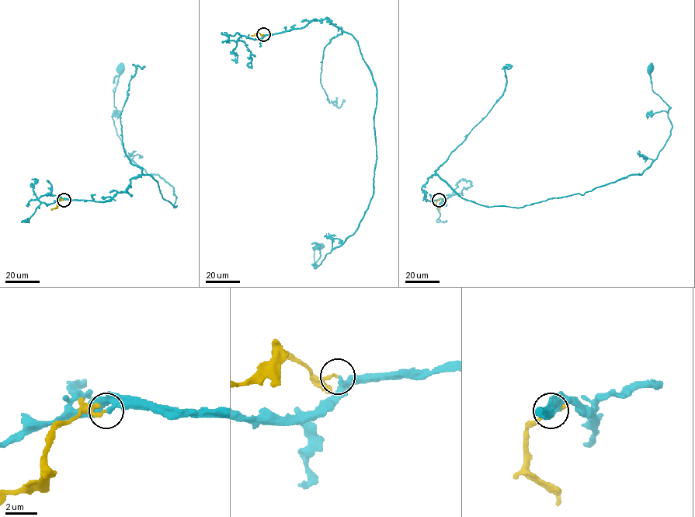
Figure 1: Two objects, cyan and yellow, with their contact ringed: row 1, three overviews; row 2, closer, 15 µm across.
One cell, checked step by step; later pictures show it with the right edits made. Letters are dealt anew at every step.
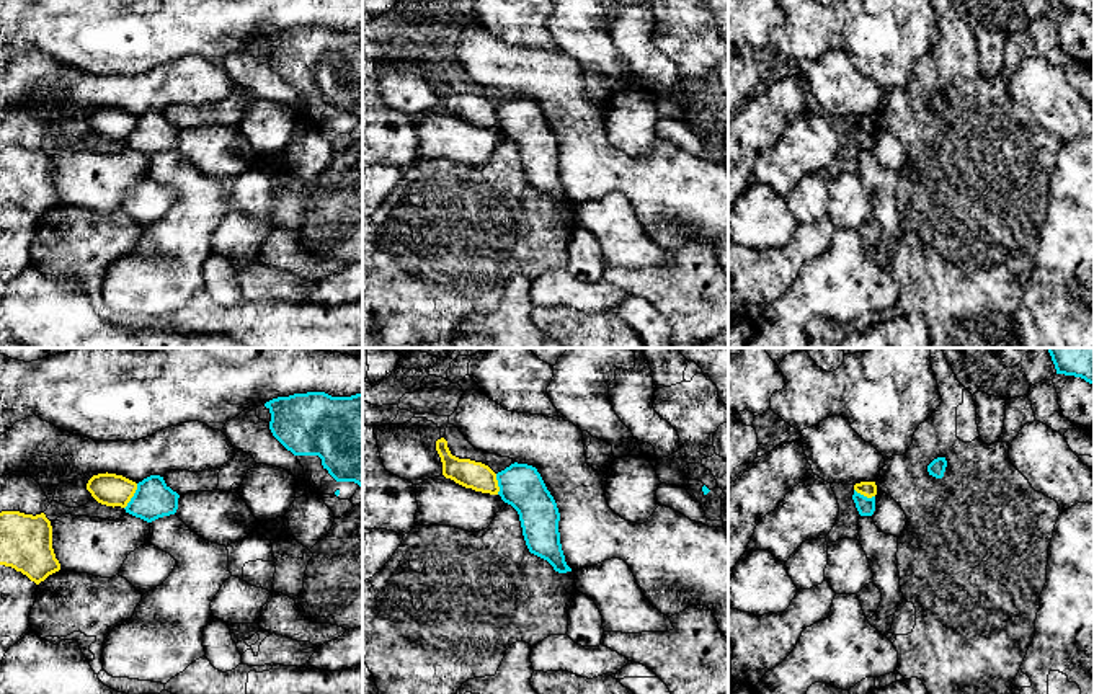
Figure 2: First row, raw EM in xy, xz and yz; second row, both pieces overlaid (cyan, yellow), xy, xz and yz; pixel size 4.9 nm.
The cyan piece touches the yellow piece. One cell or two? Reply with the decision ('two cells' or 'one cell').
two cells

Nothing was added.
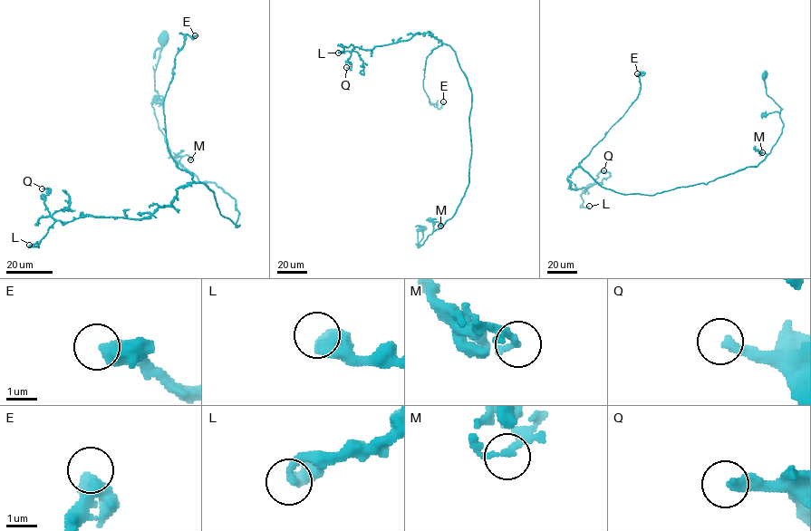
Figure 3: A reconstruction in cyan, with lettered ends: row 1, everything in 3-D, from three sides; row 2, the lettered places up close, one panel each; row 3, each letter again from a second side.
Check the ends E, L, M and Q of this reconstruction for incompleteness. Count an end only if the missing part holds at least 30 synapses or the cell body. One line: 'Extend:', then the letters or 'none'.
Extend: none

